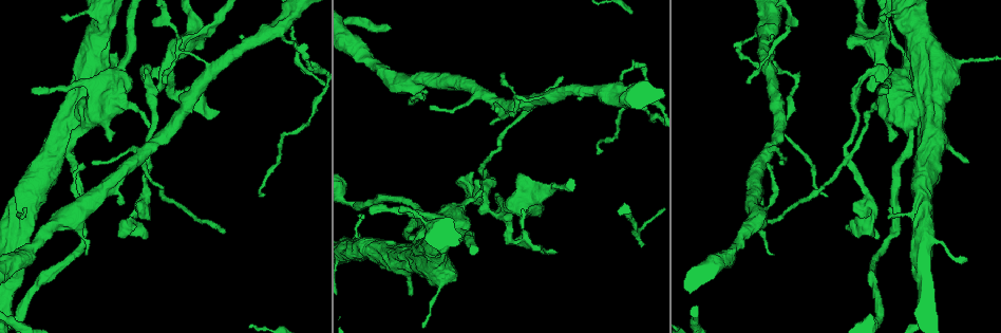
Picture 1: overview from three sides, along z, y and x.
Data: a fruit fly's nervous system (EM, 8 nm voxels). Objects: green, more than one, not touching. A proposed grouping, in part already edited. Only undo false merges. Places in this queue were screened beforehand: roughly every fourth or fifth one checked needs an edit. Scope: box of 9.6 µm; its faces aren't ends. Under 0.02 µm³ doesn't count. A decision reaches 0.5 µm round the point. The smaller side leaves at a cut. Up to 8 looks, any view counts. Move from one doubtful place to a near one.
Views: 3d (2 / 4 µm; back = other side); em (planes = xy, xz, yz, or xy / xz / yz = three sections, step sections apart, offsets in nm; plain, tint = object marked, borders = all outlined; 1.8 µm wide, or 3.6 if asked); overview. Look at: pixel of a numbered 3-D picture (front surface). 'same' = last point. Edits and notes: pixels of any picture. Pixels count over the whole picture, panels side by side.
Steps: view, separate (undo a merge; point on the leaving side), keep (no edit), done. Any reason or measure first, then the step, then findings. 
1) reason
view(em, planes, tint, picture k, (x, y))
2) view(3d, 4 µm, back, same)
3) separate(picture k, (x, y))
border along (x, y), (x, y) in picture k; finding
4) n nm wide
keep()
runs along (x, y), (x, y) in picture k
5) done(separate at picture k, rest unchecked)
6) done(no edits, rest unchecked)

abrupt turn
view(3d, 4 µm, picture 1, (920, 108))

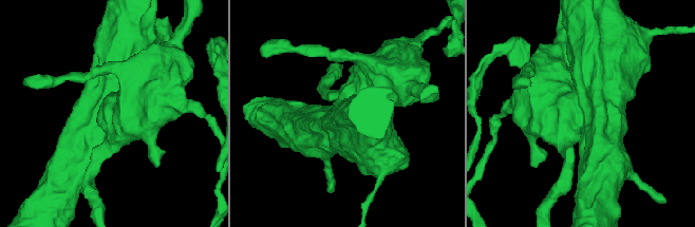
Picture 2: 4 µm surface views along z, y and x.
view(em, yz, step 8, tint, picture 2, (112, 110))

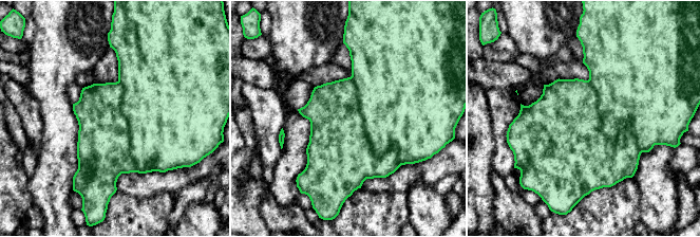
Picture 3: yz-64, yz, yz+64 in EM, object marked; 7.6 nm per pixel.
keep()
one neuron here

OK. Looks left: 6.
branch point
view(3d, 4 µm, picture 1, (847, 161))

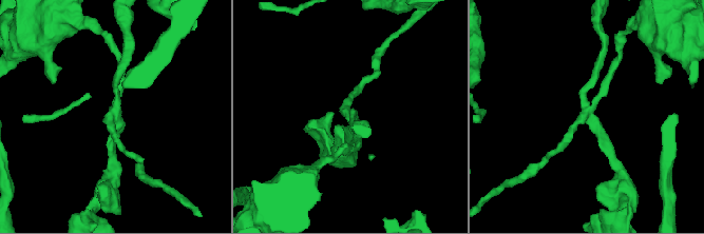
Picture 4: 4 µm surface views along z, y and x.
3 arms; shape alone is not enough
view(em, planes, tint, picture 4, (112, 116))

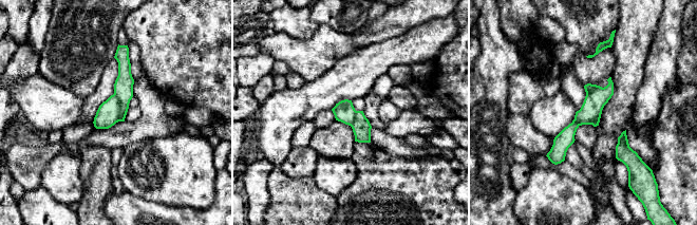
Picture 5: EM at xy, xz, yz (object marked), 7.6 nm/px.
separate(picture 5, (124, 85))
the part that leaves runs along (119, 49), (124, 61), (121, 118) in picture 5; a second neuron is stuck on

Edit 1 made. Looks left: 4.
done(separate at picture 5, rest unchecked)

